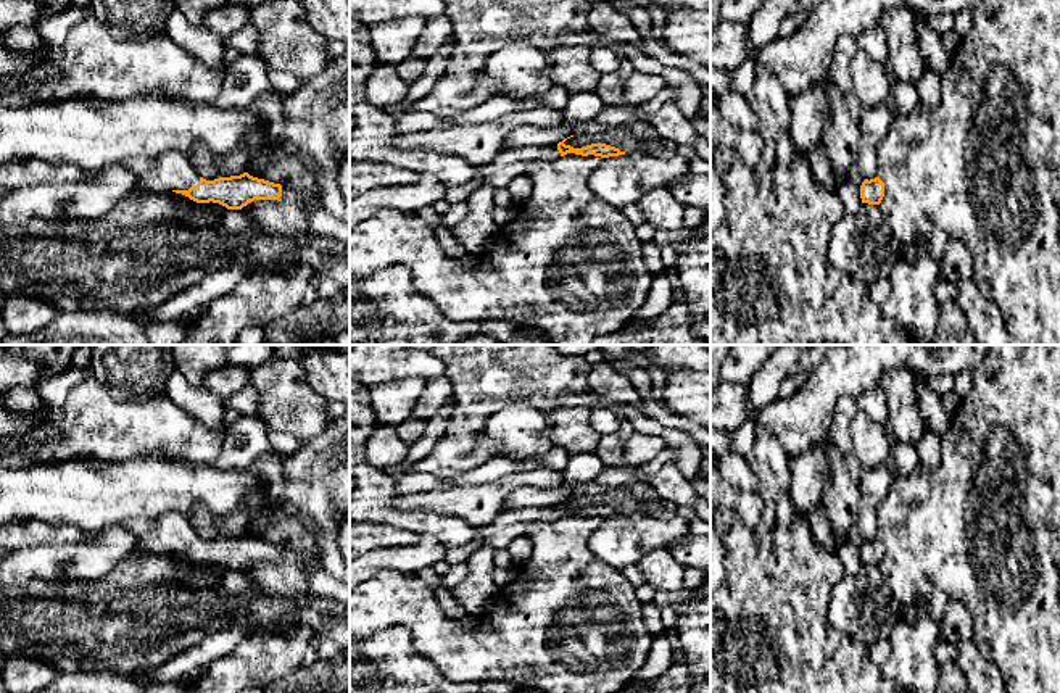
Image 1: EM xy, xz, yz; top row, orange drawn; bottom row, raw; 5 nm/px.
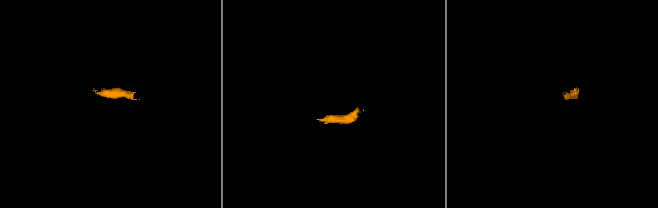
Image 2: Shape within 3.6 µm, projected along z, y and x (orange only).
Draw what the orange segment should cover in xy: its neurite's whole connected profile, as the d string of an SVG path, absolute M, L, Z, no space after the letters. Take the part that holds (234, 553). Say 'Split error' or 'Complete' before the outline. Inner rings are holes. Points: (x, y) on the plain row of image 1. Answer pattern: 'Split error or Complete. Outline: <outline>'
Split error. Outline: M164 512L155 521L155 529L137 537L134 550L139 554L182 554L197 564L219 564L227 571L242 571L255 561L279 561L282 546L243 533L240 537L206 542L179 512Z

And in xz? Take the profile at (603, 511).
Split error. Outline: M567 500L557 506L535 506L524 509L499 511L496 517L482 530L483 545L493 550L507 550L509 545L524 537L532 524L557 521L567 514L582 517L594 516L601 519L625 516L615 508L606 504L591 504L582 509L565 506Z

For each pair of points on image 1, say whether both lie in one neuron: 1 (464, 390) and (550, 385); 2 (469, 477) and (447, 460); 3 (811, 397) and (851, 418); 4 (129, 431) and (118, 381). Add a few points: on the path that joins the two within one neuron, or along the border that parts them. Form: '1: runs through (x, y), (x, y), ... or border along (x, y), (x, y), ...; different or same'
1: runs through (485, 385), (529, 385); same
2: border along (495, 455), (448, 479); different
3: border along (854, 397), (843, 397), (838, 402), (827, 440); different
4: border along (91, 376), (120, 397), (158, 392); different

